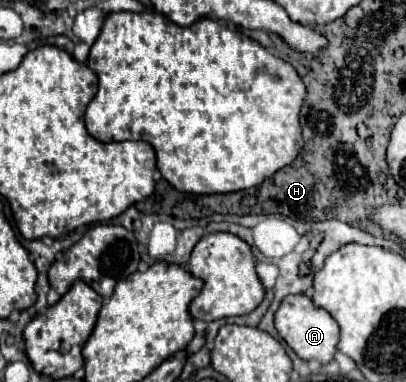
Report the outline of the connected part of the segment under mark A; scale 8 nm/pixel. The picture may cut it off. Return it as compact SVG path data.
M285 296L281 300L279 310L275 312L275 328L279 336L289 344L289 348L303 360L317 360L321 364L327 364L333 360L335 346L339 342L339 326L337 322L321 308L315 308L313 302L303 296Z

